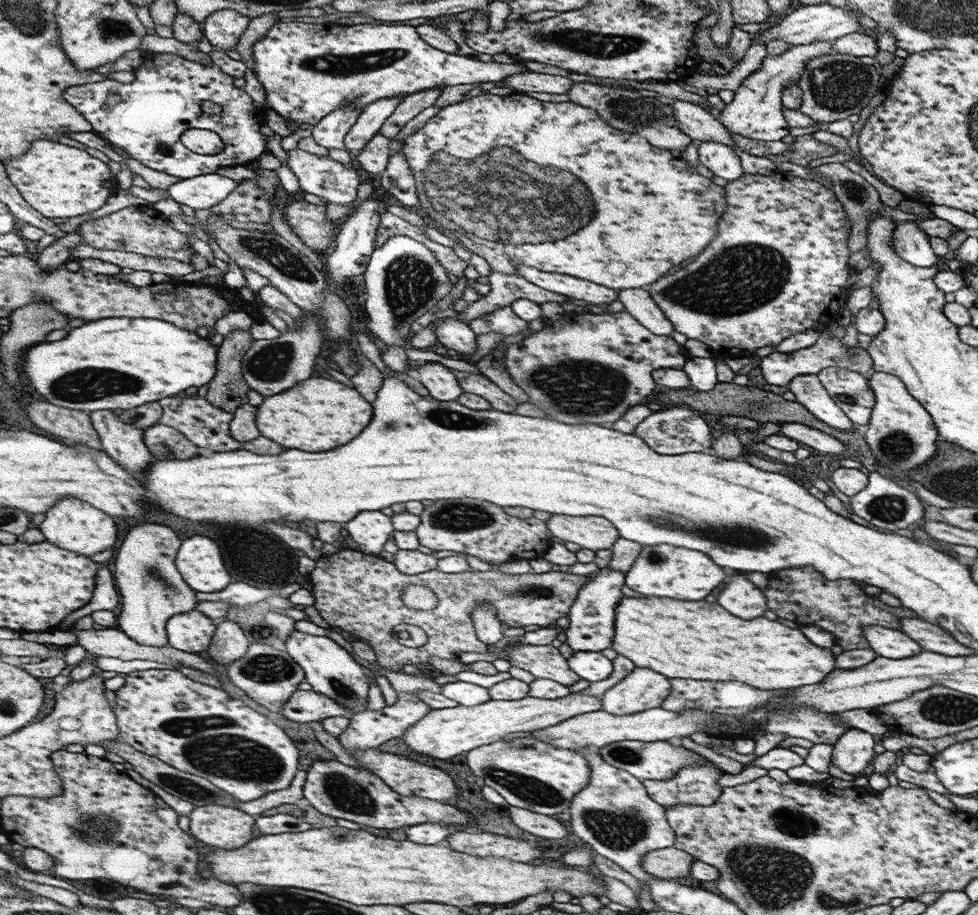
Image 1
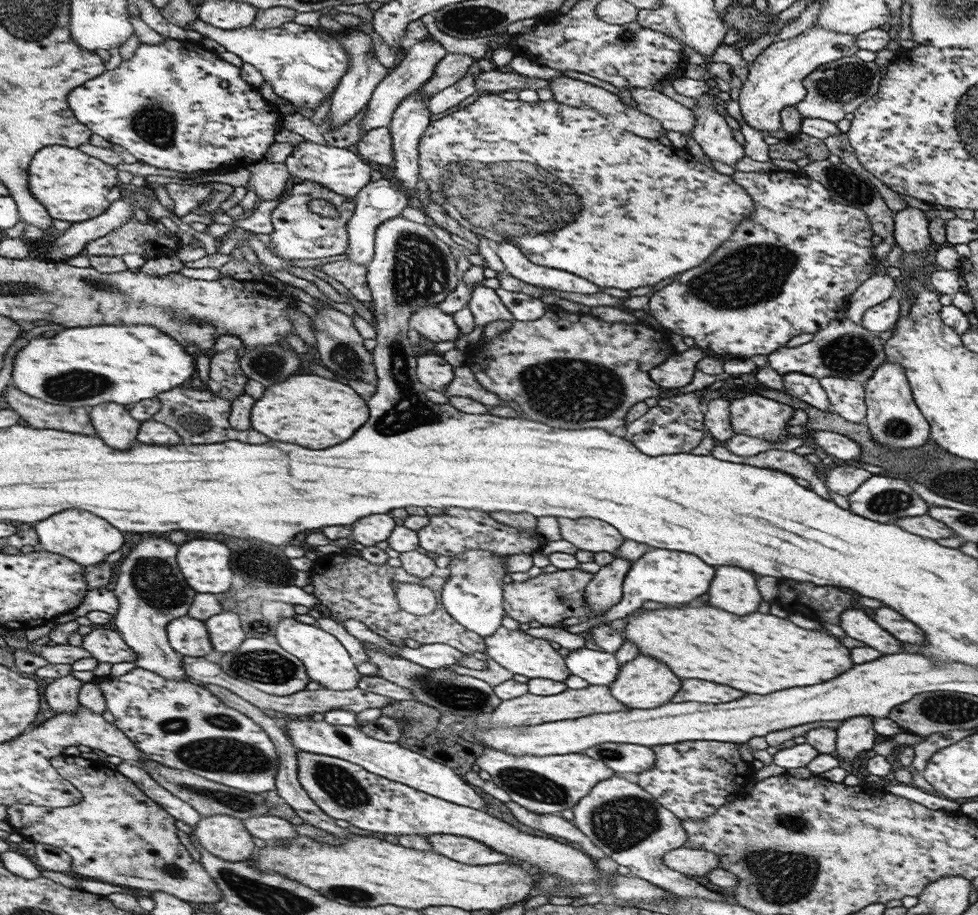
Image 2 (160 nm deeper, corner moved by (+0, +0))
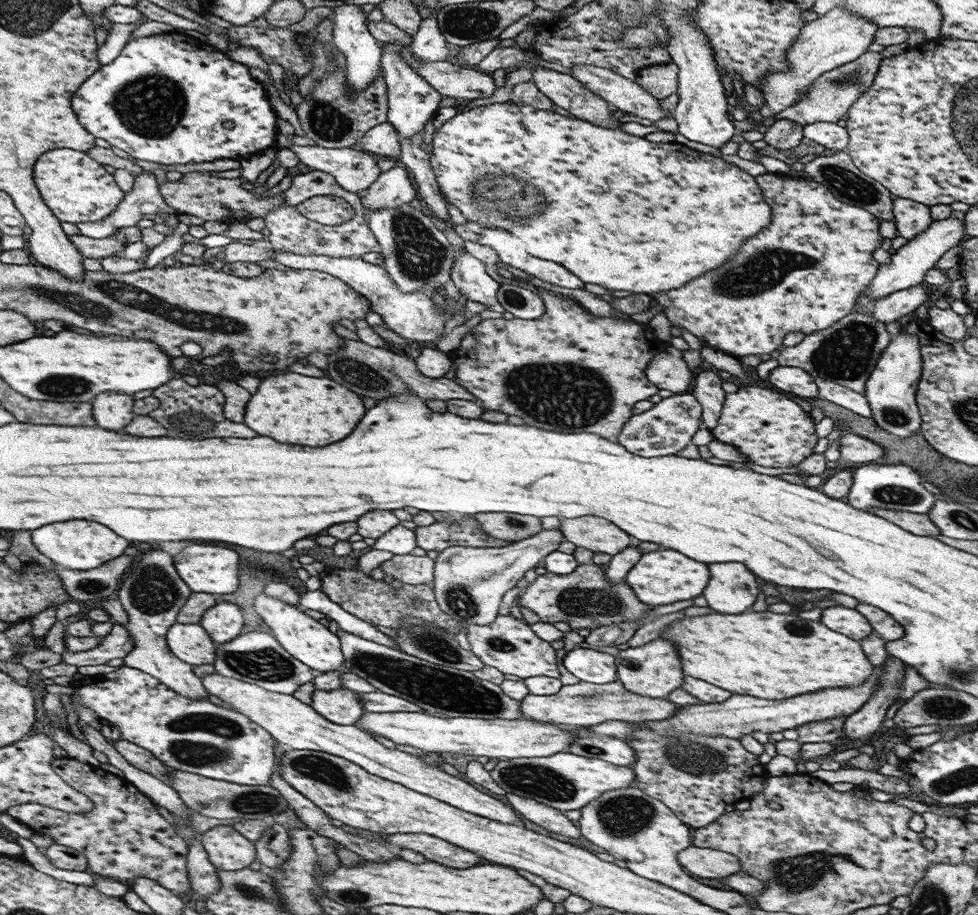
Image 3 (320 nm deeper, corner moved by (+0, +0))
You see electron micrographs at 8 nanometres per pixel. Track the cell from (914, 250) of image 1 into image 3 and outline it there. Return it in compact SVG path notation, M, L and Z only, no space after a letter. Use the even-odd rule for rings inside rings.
M894 197L893 215L899 236L907 240L924 232L933 221L929 206L907 198Z

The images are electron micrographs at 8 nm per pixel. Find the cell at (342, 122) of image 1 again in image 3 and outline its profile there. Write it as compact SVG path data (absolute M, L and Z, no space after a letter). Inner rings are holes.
M344 4L342 7L333 9L331 20L333 22L331 42L345 54L347 58L347 81L357 91L369 87L368 83L371 83L378 75L382 75L382 47L381 43L368 30L367 15L360 9L360 6Z

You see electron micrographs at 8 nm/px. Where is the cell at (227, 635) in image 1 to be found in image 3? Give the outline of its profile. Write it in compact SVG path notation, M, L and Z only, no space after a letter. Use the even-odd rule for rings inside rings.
M218 598L218 602L212 608L208 608L199 624L203 625L212 640L224 644L240 634L244 618L236 603L222 602Z

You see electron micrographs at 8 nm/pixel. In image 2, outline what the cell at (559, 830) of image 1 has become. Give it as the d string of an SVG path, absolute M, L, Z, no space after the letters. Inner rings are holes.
M506 799L507 807L512 811L512 816L528 826L540 832L546 832L553 837L559 837L569 840L572 843L580 844L580 850L587 853L587 856L596 858L604 858L605 853L598 847L594 846L590 839L588 839L571 821L565 820L560 815L552 814L538 814L530 812L527 808L520 806L520 804Z

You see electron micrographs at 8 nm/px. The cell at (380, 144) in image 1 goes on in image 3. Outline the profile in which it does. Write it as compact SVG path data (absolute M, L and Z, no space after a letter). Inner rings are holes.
M387 120L367 131L357 147L377 157L389 156L394 160L401 154L398 131Z

